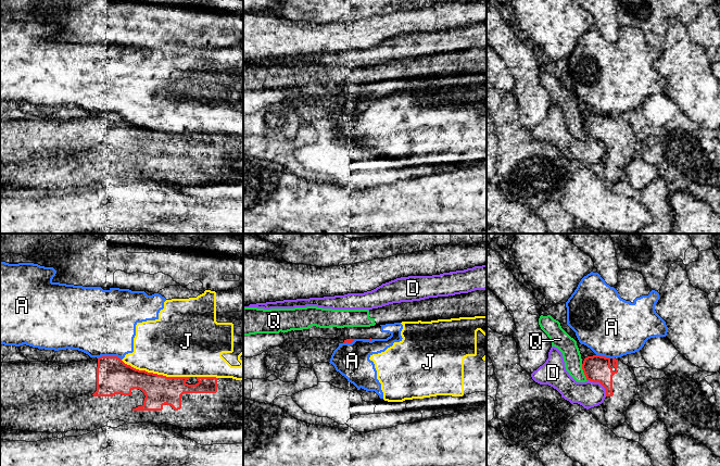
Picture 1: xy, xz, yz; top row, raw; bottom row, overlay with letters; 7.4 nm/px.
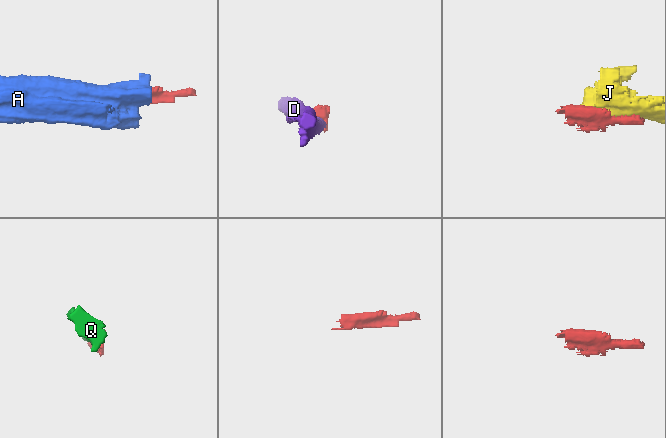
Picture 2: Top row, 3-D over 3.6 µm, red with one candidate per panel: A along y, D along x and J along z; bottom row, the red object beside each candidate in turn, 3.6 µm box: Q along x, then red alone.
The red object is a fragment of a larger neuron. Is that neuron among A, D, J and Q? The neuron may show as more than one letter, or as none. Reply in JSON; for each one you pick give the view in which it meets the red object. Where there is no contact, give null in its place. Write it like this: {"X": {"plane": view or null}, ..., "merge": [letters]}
{"merge": []}

